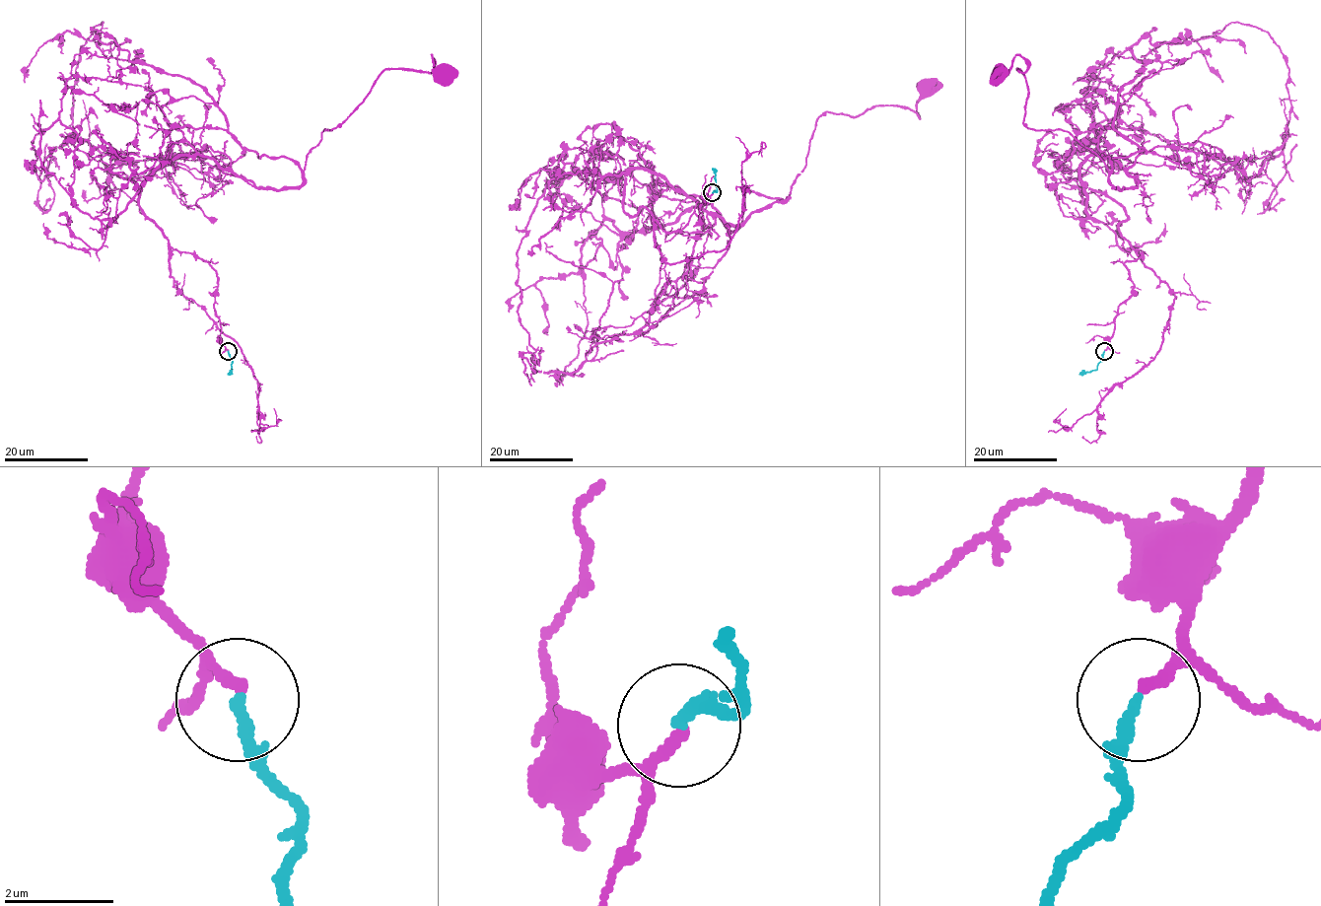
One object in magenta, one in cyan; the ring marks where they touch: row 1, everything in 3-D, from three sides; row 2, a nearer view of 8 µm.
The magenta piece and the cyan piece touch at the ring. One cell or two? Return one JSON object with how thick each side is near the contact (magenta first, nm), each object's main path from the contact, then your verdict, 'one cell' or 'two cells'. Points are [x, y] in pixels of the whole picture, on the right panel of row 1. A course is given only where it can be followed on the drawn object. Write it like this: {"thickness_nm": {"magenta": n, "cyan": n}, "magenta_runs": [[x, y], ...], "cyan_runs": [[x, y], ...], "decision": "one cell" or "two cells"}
{"thickness_nm": {"magenta": 200, "cyan": 220}, "magenta_runs": [[1104, 350], [1143, 251], [1080, 166], [1136, 180], [1023, 123], [1019, 55], [999, 74]], "cyan_runs": [[1104, 351], [1096, 369], [1079, 374]], "decision": "two cells"}

